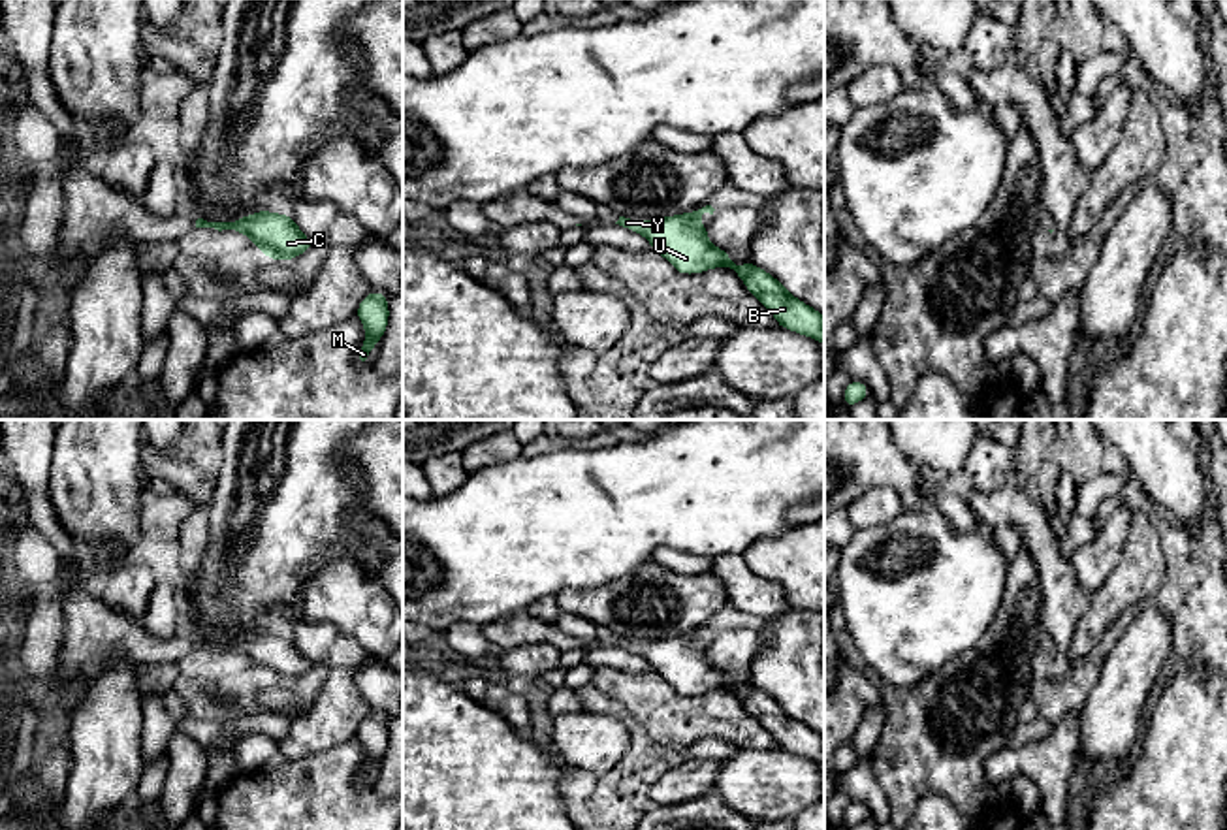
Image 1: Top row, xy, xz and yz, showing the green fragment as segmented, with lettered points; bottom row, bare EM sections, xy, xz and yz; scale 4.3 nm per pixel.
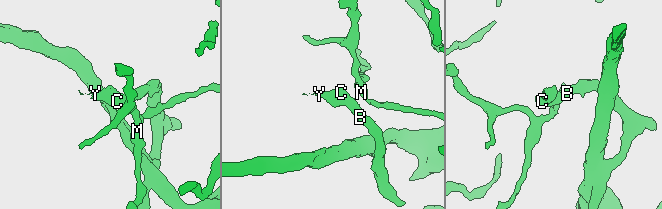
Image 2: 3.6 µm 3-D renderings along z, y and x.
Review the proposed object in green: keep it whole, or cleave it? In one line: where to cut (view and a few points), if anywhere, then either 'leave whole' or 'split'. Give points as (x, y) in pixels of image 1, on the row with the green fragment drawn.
no cut; leave whole

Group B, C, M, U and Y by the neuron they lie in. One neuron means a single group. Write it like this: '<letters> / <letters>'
B C M U Y

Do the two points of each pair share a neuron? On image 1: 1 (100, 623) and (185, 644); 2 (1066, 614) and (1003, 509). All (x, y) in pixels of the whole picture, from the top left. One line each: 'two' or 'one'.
1: one
2: one

